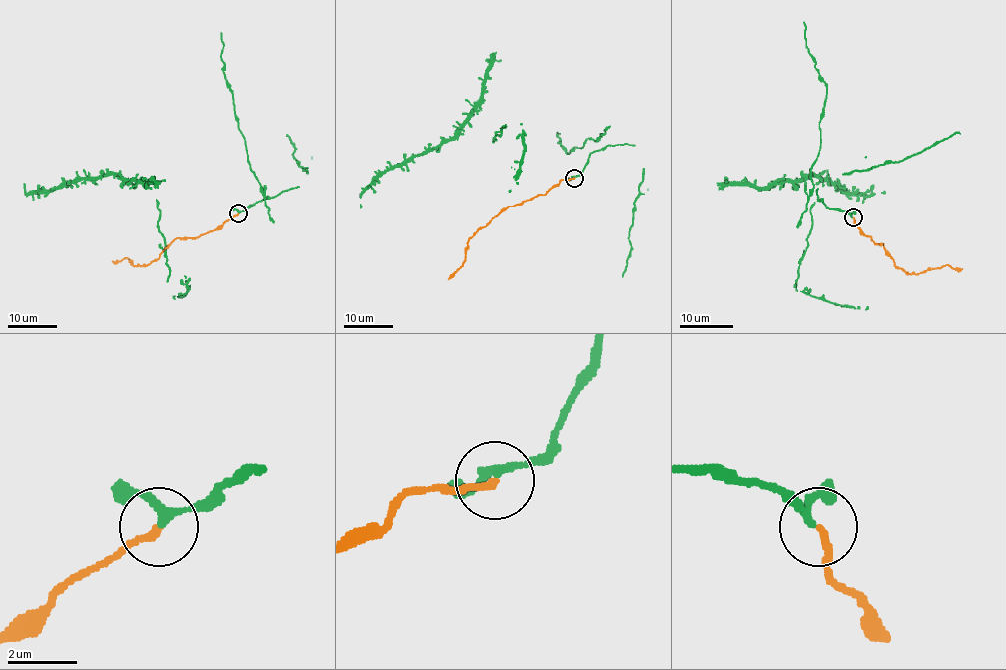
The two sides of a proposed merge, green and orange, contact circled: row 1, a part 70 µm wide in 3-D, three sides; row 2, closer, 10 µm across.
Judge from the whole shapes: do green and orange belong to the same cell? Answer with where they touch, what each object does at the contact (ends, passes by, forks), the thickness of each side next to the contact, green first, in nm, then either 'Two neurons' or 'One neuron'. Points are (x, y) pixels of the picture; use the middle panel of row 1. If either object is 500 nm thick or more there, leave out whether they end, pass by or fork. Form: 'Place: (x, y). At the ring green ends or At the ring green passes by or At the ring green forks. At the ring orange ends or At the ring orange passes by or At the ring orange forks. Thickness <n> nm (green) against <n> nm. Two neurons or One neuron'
Place: (574, 178). At the ring green passes by. At the ring orange ends. Thickness 200 nm (green) against 200 nm. One neuron

